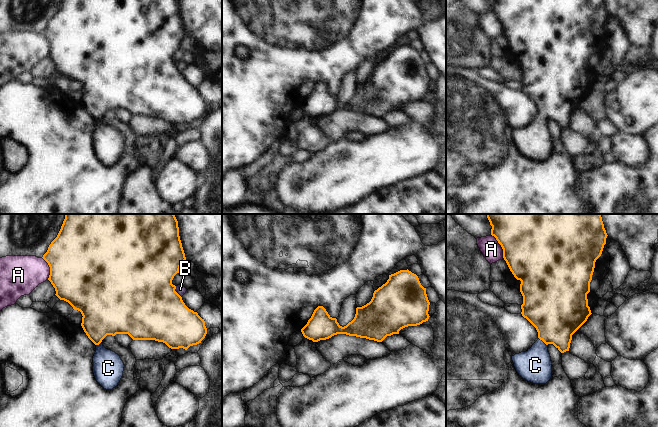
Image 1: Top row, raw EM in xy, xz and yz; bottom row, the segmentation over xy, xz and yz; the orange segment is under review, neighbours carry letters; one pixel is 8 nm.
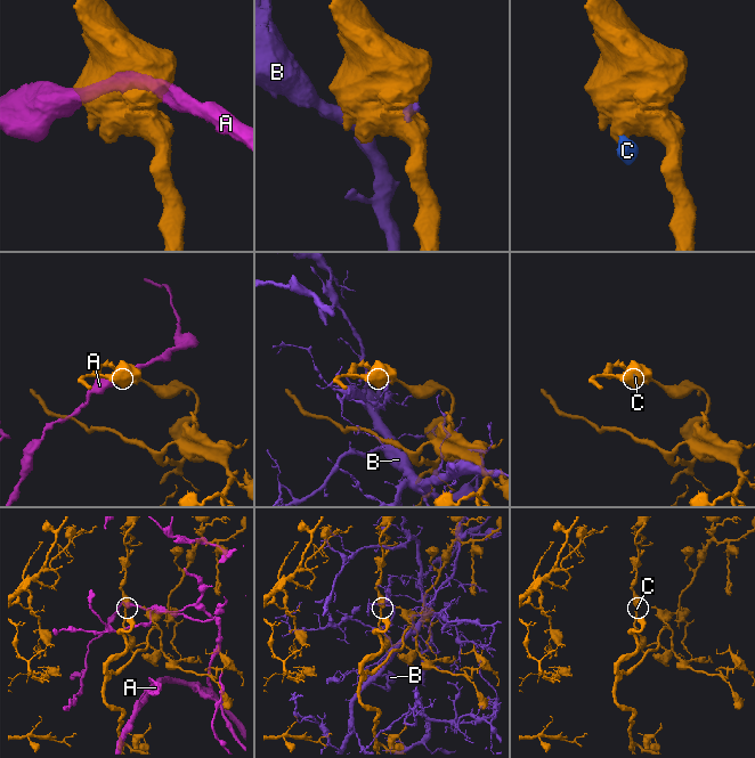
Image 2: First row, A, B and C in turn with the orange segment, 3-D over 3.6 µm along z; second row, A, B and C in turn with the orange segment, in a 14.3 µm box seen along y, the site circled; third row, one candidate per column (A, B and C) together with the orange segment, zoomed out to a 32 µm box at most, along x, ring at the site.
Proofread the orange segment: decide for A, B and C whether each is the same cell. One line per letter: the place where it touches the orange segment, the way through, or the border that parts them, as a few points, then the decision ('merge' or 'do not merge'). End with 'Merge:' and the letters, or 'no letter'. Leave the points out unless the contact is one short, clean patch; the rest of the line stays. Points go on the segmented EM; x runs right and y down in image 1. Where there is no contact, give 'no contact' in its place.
A: meets orange in yz at (501, 246); do not merge
B: meets orange in xy at (176, 292); do not merge
C: meets orange in yz at (543, 341); runs through yz (556, 313), (554, 327), (543, 341), (535, 365); merge
Merge: C

